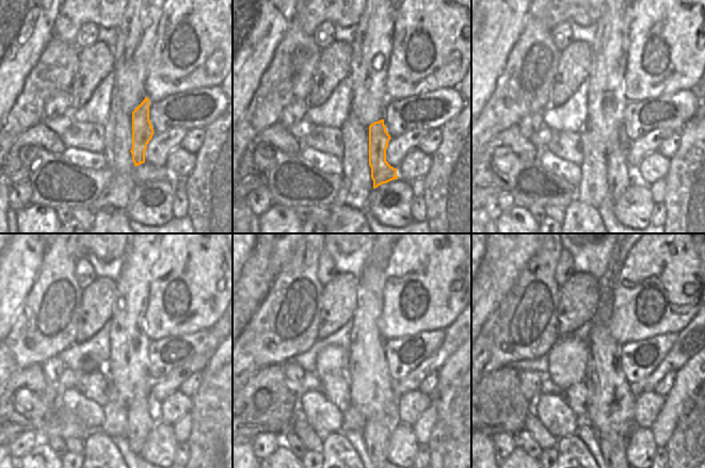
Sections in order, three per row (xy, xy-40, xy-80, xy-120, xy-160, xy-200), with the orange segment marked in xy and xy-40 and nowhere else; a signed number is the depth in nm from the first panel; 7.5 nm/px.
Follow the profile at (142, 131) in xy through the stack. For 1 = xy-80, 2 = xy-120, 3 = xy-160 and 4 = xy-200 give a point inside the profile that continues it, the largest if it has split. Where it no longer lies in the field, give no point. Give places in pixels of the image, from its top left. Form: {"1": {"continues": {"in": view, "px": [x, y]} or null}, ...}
{"1": {"continues": {"in": "xy-80", "px": [621, 175]}}, "2": {"continues": {"in": "xy-120", "px": [142, 416]}}, "3": {"continues": {"in": "xy-160", "px": [377, 433]}}, "4": {"continues": {"in": "xy-200", "px": [613, 449]}}}

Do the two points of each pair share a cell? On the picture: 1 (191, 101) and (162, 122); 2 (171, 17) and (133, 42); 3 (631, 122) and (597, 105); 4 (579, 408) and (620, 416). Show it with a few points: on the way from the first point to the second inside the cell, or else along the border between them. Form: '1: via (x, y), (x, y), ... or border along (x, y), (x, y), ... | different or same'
1: via (181, 108), (165, 108), (164, 112) | same
2: border along (162, 11), (159, 17), (156, 43), (151, 50) | different
3: border along (626, 102), (623, 112), (623, 130), (630, 141) | different
4: border along (586, 384), (586, 417), (582, 420) | different

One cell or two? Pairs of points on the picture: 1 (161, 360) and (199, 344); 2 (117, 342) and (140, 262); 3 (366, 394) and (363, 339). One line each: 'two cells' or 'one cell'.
1: one cell
2: one cell
3: one cell

